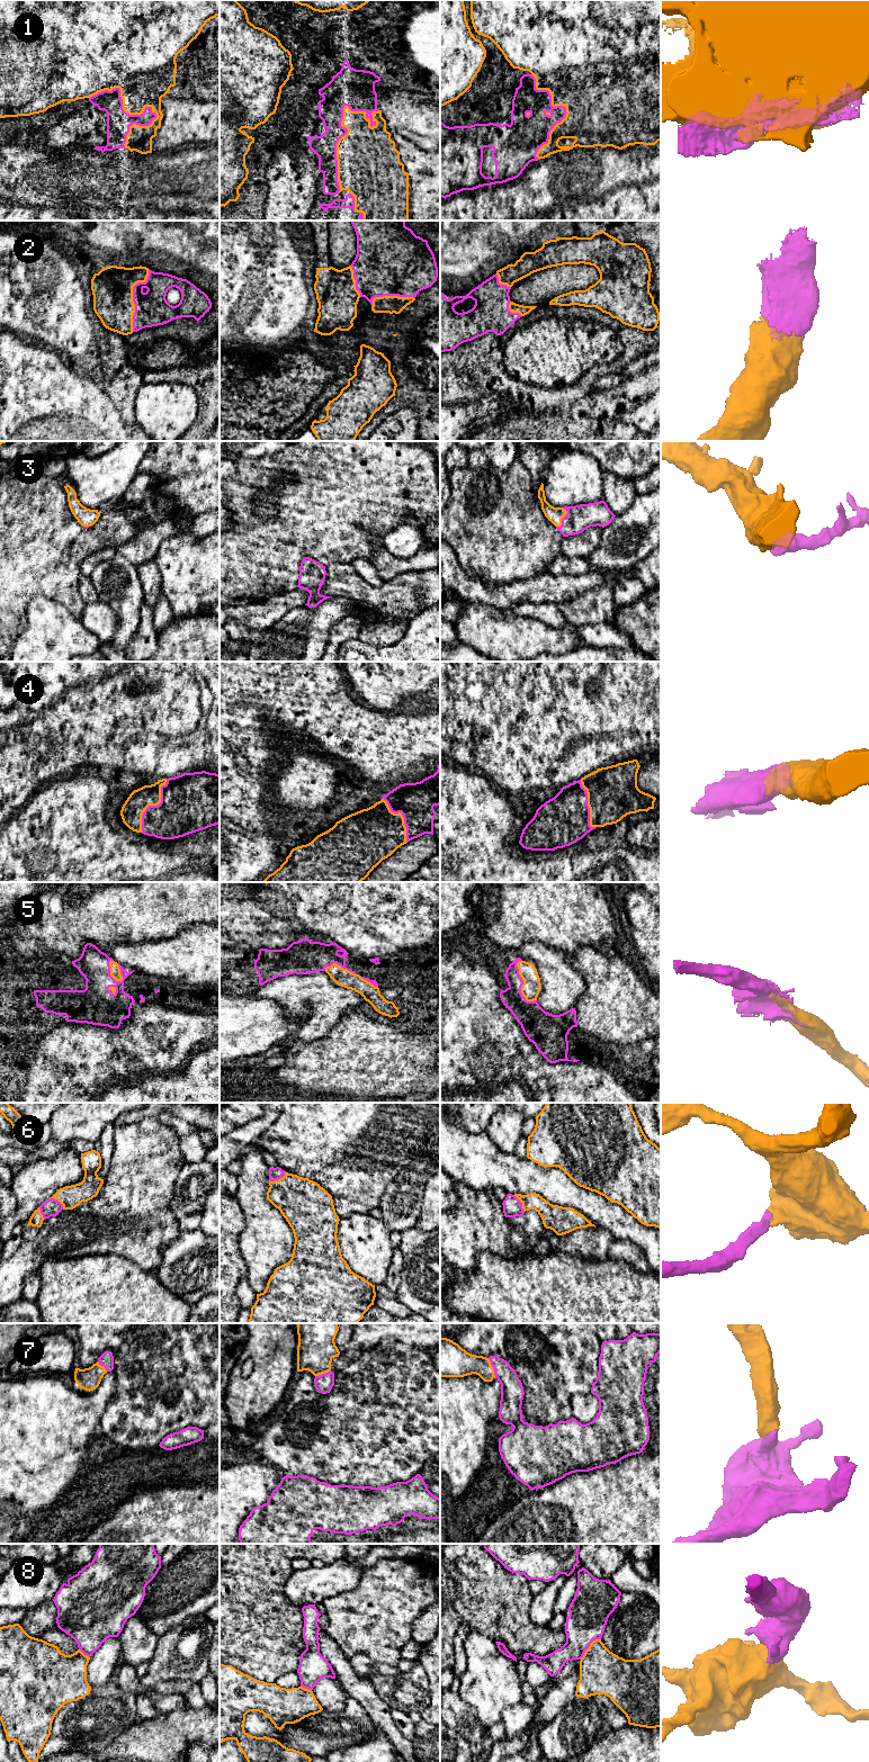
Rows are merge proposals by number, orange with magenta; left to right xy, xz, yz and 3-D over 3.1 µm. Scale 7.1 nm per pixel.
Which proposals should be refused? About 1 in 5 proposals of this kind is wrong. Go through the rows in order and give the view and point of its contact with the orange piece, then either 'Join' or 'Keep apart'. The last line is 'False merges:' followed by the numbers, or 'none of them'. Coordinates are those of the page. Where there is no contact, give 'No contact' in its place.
1: Touches orange at xz (346, 127). Keep apart
2: Touches orange at xy (132, 297). Join
3: Touches orange at yz (562, 518). Join
4: Touches orange at xy (152, 805). Join
5: Touches orange at yz (522, 985). Join
6: Touches orange at xz (278, 1179). Join
7: Touches orange at yz (492, 1367). Join
8: Touches orange at yz (589, 1646). Keep apart
False merges: 1, 8

